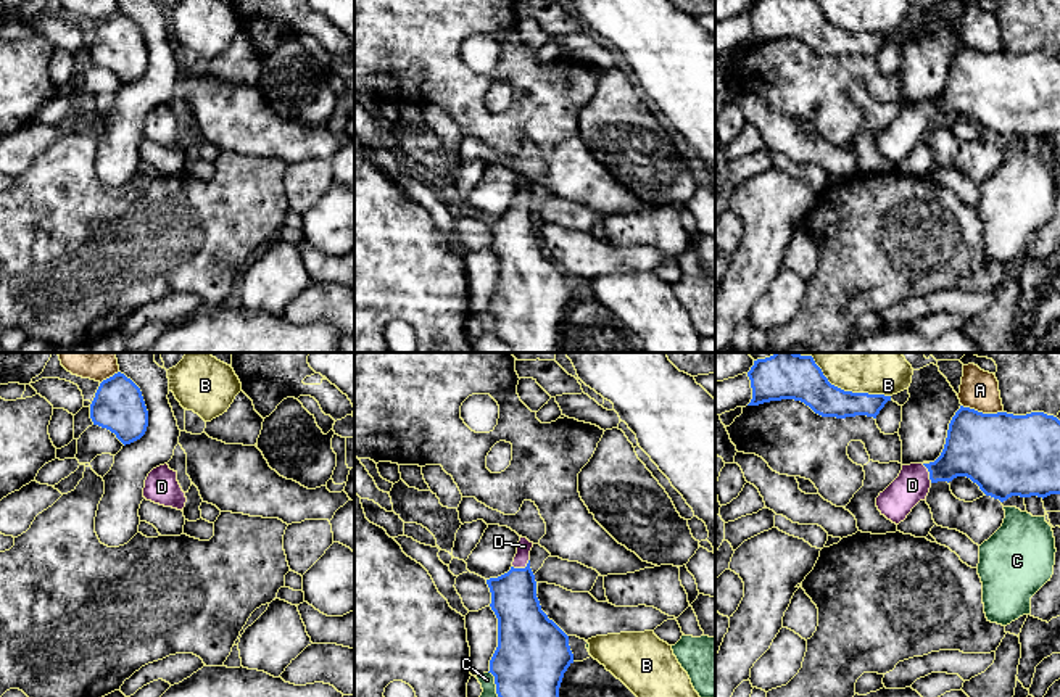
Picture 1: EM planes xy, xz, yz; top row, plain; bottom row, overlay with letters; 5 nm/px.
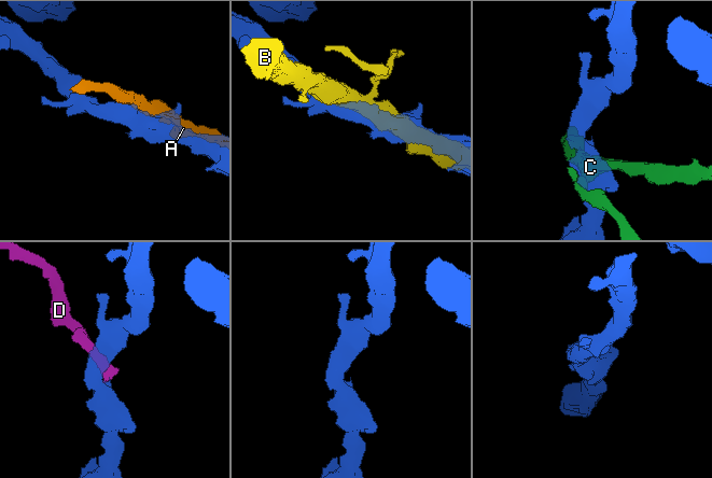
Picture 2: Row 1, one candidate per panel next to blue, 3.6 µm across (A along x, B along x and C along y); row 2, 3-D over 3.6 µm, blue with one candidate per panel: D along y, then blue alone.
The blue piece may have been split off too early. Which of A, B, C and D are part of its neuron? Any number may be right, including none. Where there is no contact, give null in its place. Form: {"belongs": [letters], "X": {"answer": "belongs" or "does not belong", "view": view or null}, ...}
{"belongs": ["D"], "A": {"answer": "does not belong", "view": "yz"}, "B": {"answer": "does not belong", "view": "yz"}, "C": {"answer": "does not belong", "view": "xz"}, "D": {"answer": "belongs", "view": "xz"}}

